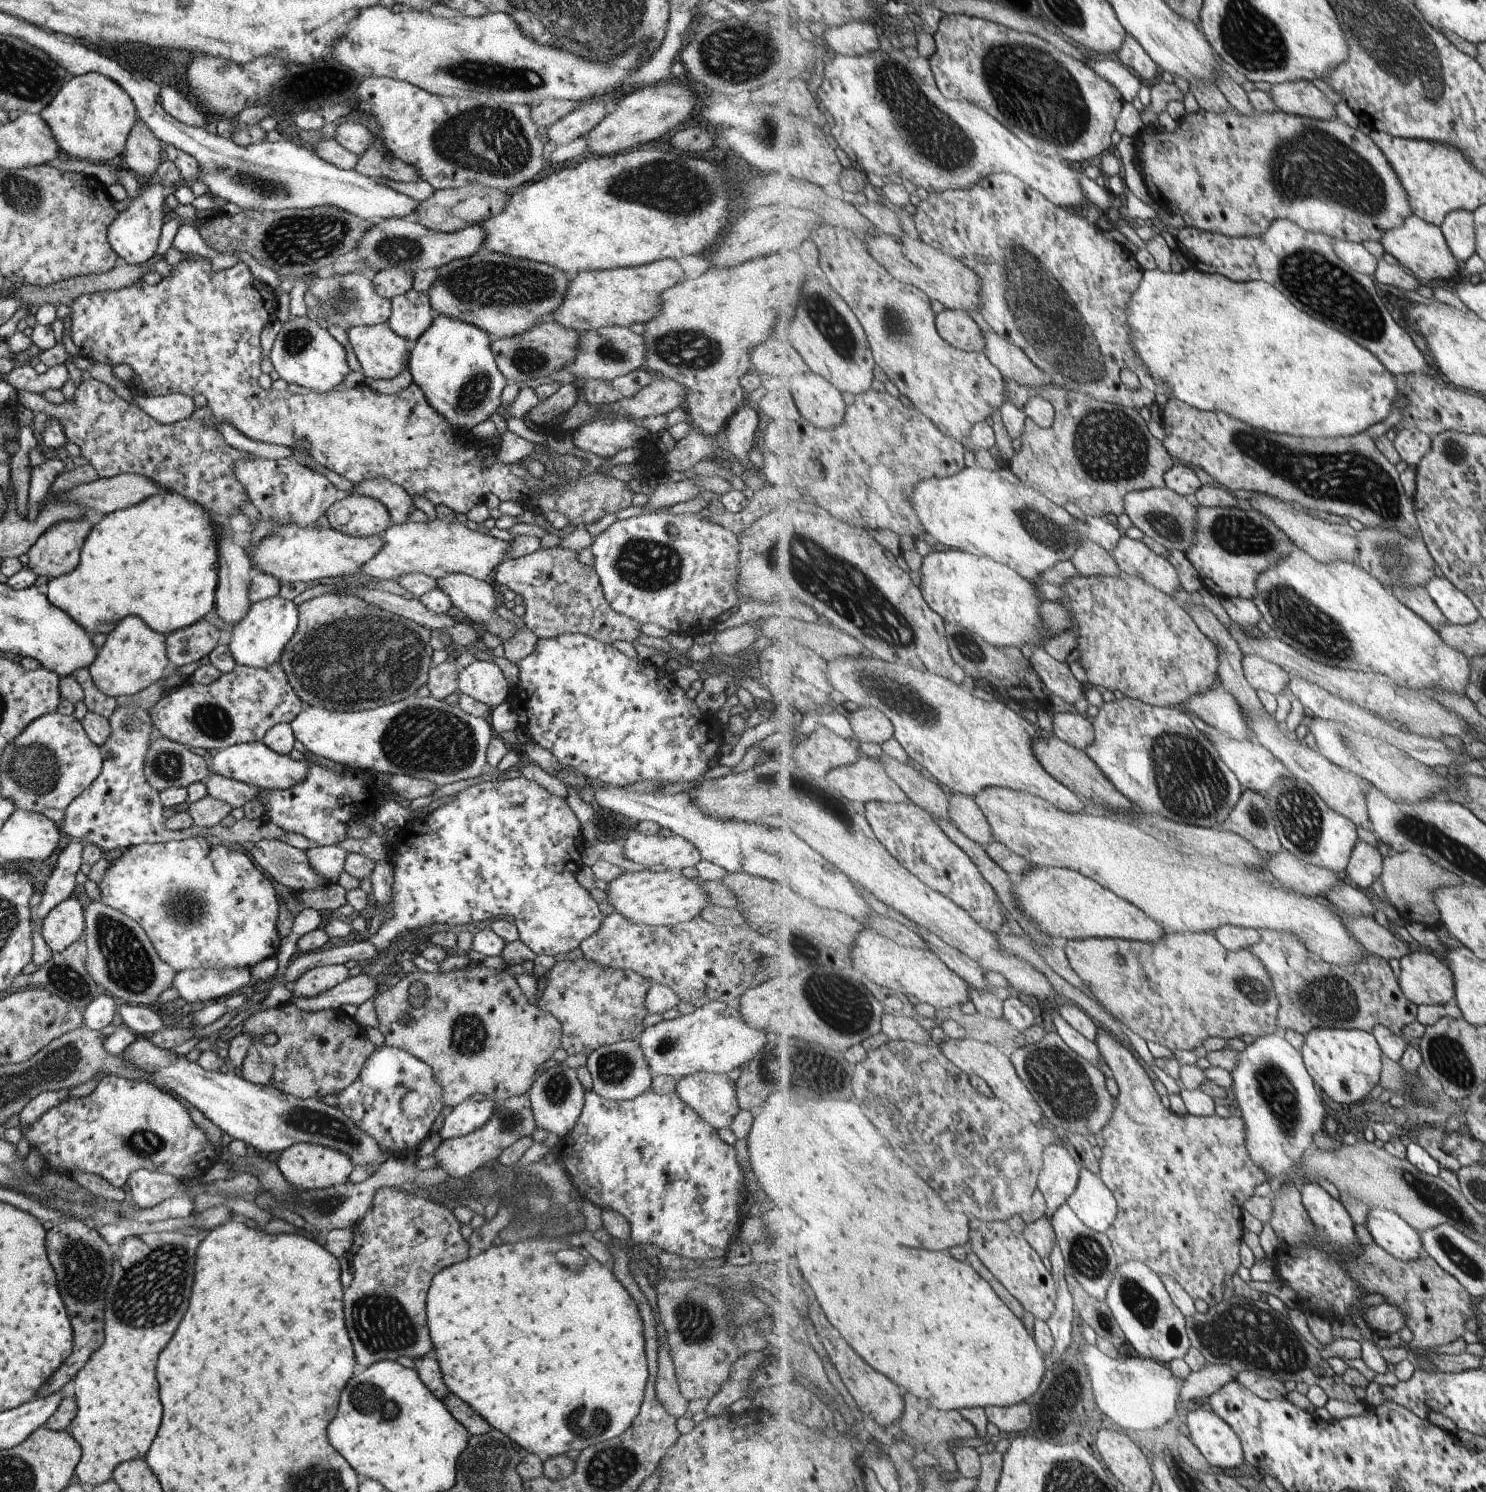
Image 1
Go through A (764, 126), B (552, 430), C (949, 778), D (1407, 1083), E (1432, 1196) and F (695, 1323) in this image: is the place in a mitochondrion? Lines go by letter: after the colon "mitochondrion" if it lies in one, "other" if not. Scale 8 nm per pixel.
A: mitochondrion
B: other
C: other
D: mitochondrion
E: mitochondrion
F: mitochondrion

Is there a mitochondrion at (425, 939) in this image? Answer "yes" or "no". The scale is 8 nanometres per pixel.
no

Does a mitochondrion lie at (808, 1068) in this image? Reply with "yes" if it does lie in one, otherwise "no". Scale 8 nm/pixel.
yes

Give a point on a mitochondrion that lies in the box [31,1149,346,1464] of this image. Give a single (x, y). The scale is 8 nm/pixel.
(150, 1293)

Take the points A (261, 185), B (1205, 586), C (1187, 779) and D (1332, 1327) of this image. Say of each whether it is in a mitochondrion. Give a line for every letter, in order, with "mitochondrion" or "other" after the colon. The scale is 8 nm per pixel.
A: mitochondrion
B: other
C: mitochondrion
D: other

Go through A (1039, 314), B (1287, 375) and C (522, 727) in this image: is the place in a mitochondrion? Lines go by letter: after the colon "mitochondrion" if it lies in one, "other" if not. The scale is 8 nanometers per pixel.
A: mitochondrion
B: other
C: other

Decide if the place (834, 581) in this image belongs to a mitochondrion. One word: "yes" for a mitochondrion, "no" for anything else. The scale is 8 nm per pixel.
yes

